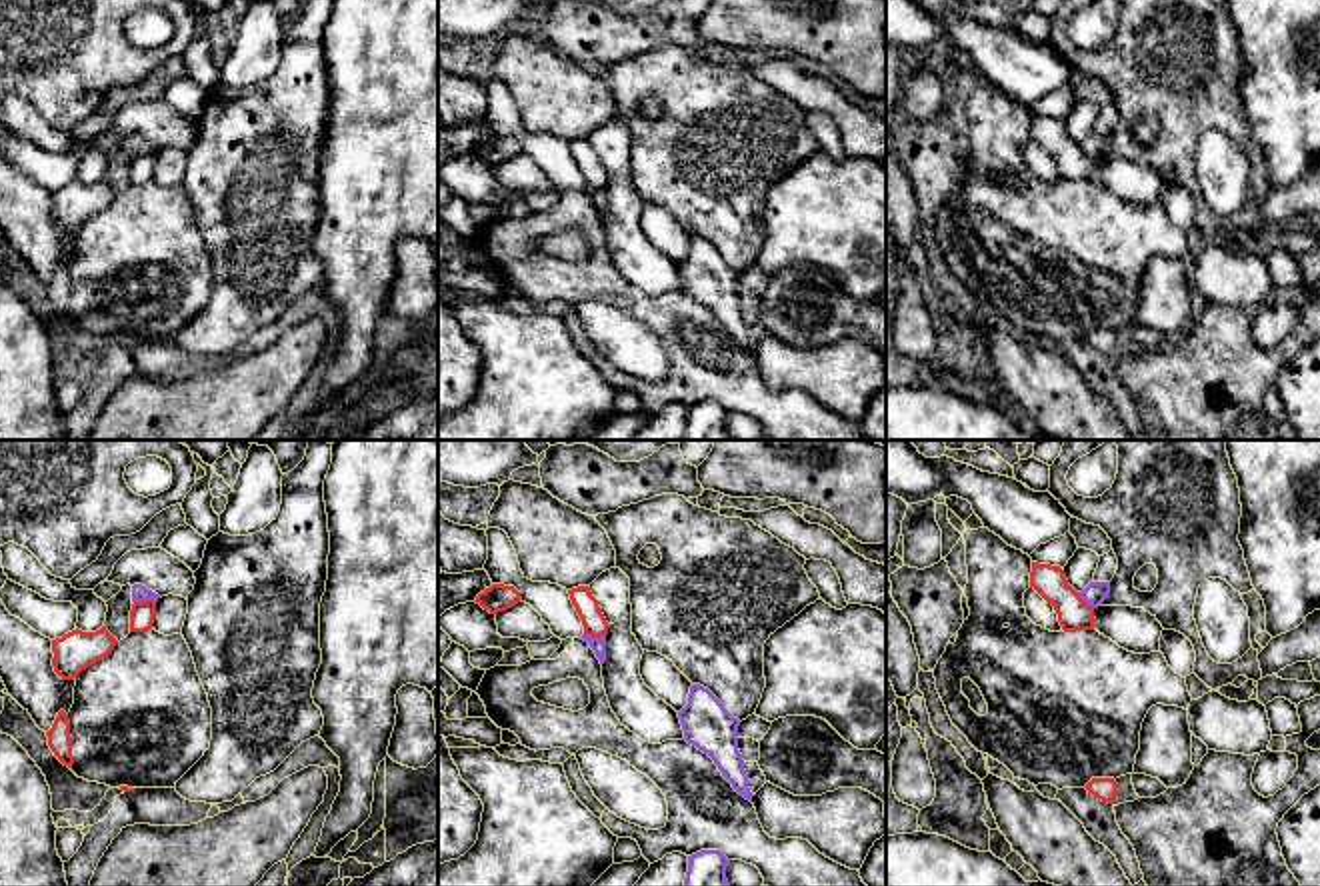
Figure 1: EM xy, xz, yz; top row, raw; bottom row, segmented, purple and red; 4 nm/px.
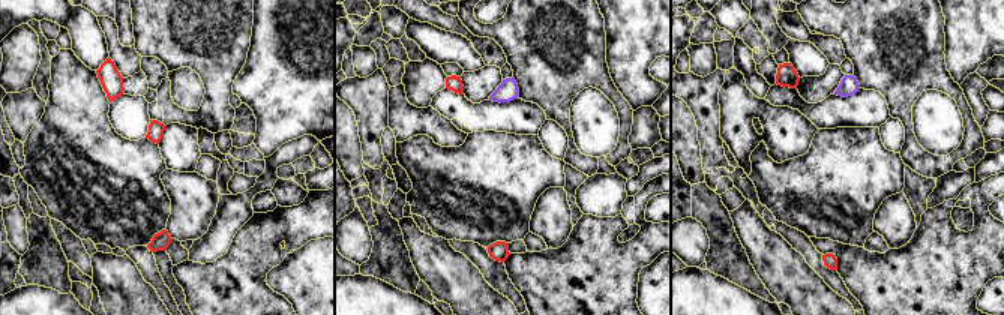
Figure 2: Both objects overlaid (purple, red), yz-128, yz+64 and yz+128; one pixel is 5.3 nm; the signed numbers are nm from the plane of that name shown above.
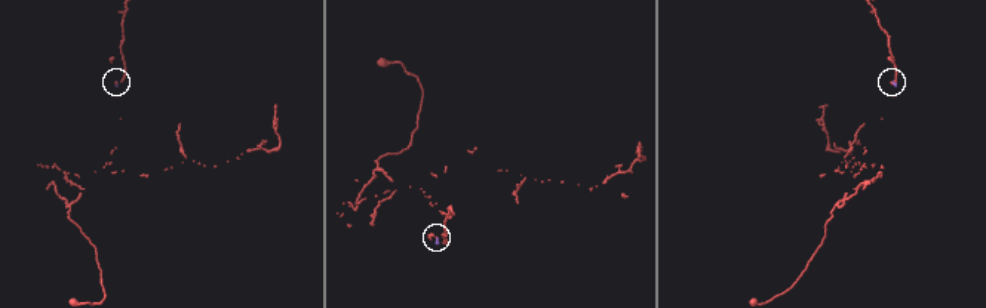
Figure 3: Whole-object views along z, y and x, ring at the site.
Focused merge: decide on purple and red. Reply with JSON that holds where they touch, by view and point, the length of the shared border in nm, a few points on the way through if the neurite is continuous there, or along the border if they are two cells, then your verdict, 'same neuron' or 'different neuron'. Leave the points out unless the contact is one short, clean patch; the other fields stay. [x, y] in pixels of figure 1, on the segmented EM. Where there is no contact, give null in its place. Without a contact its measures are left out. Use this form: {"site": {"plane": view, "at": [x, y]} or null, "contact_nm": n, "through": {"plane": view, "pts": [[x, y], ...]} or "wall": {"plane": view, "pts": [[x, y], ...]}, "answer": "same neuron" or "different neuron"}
{"site": {"plane": "xy", "at": [144, 598]}, "contact_nm": 90, "wall": {"plane": "xy", "pts": [[154, 600], [134, 602]]}, "answer": "different neuron"}

